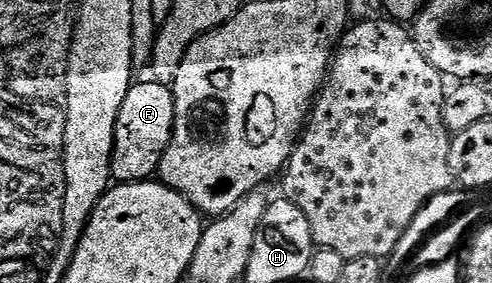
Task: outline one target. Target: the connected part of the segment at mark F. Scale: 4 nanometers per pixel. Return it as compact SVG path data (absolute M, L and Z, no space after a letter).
M154 80L136 81L121 104L121 112L117 112L115 139L111 153L111 177L116 183L145 182L154 179L159 173L159 165L165 156L165 148L169 148L175 123L175 101L170 86Z

